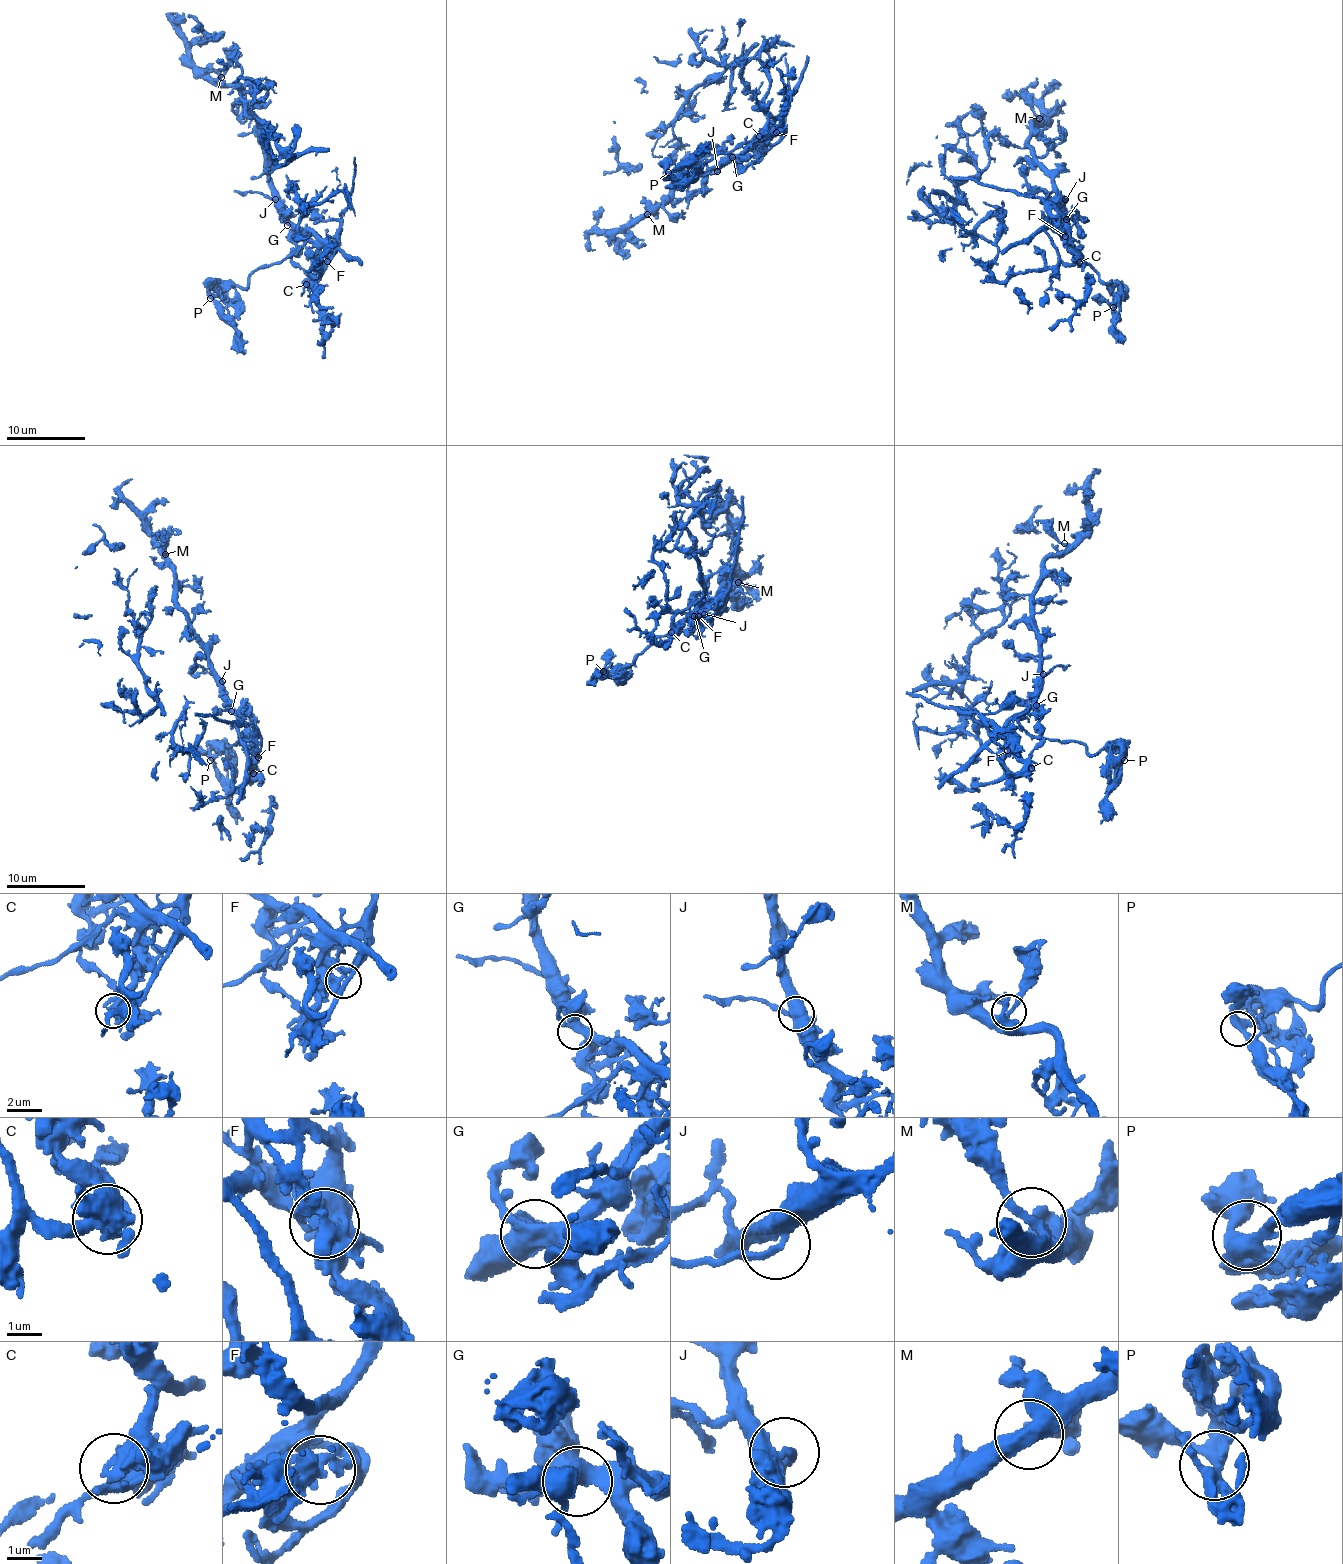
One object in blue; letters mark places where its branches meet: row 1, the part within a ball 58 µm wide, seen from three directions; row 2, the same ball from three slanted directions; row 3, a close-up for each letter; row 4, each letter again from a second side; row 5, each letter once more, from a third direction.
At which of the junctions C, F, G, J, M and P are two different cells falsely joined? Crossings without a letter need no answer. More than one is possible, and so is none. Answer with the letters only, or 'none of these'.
C

